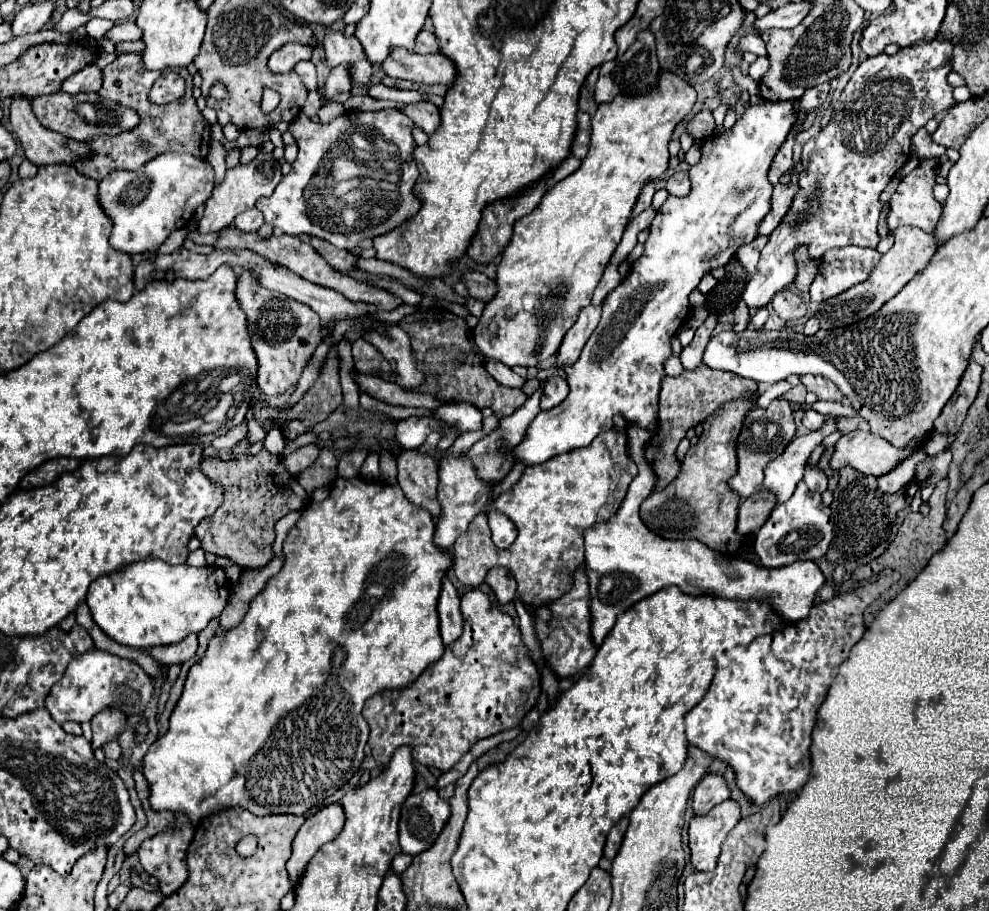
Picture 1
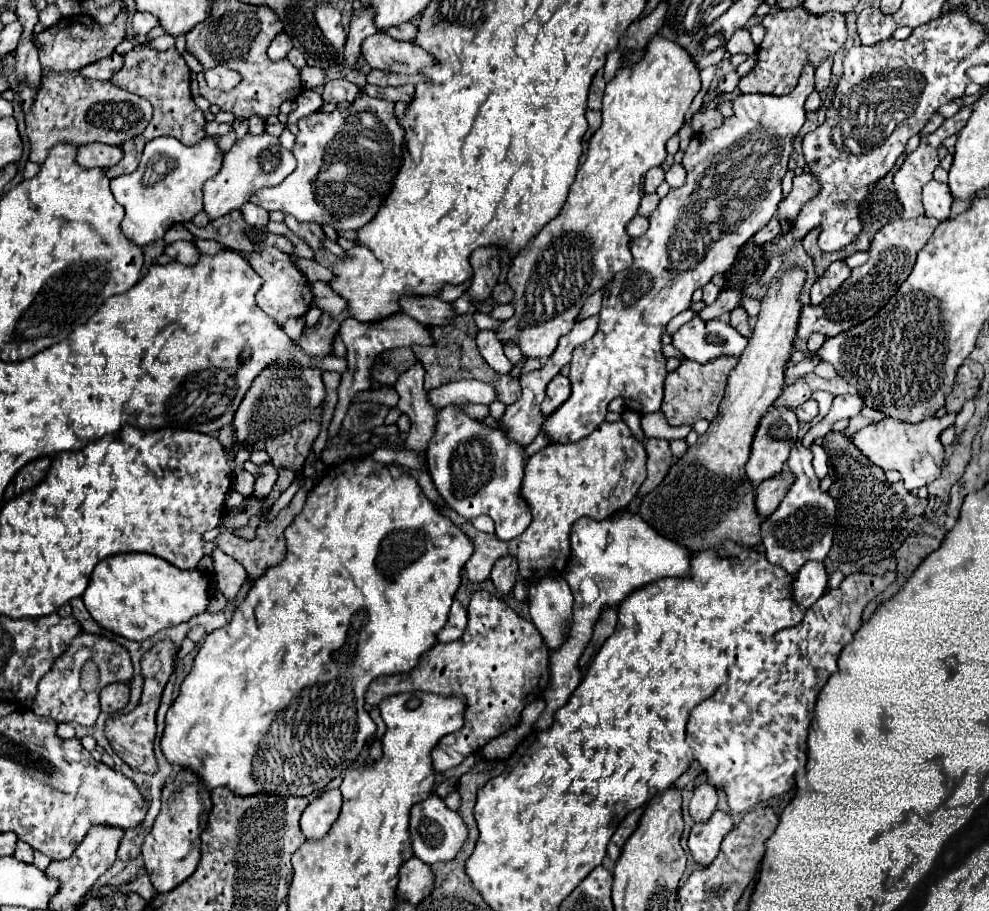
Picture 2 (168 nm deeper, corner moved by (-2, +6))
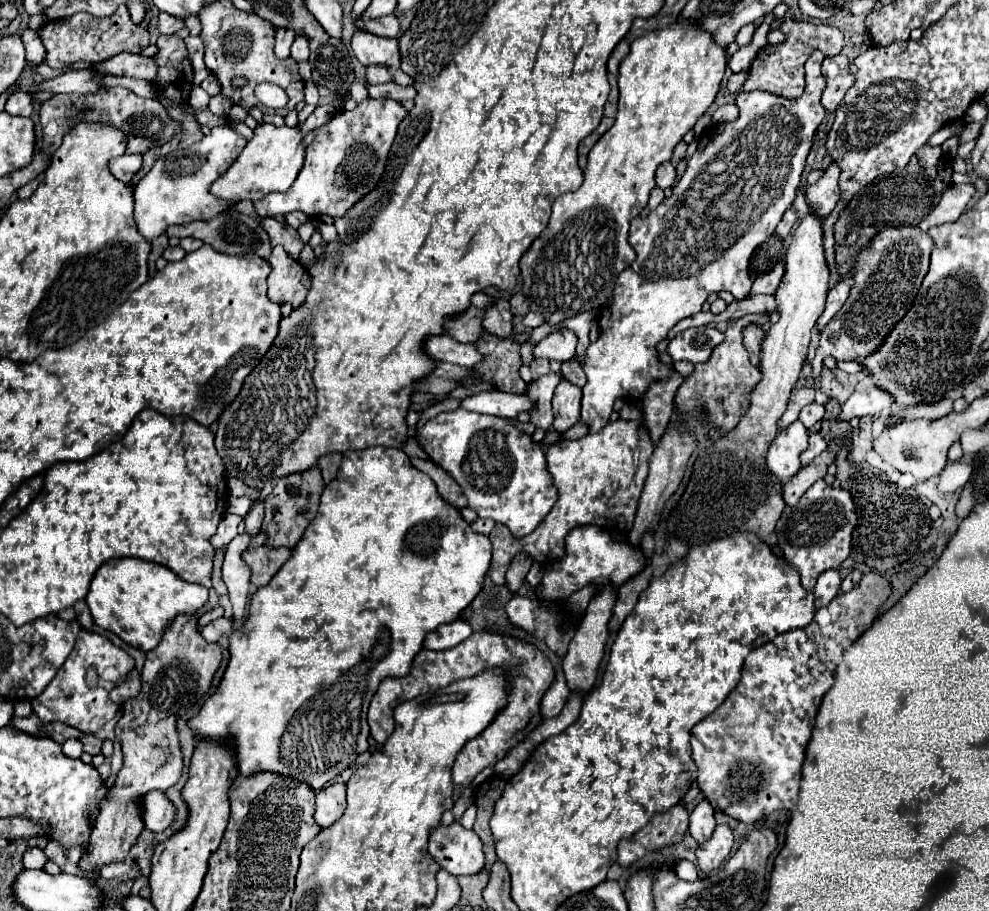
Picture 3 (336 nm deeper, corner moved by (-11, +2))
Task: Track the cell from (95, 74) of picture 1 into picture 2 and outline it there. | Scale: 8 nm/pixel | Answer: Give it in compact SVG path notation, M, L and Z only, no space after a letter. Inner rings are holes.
M112 54L104 60L98 60L96 64L88 64L80 72L84 72L84 76L94 78L94 80L110 80L122 66L124 66L124 58L120 54Z

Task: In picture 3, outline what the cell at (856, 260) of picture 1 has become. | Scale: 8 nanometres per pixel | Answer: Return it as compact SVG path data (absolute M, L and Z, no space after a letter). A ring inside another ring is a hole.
M845 278L845 280L837 282L837 284L829 290L827 302L825 302L825 310L823 310L823 314L819 316L819 320L817 320L817 328L819 328L819 330L821 330L821 328L837 314L837 310L845 304L851 286L853 286L853 278Z

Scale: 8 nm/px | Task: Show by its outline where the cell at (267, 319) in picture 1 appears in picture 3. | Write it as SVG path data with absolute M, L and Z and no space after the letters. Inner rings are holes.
M281 246L273 248L269 264L271 264L271 274L267 278L269 300L299 308L305 302L305 296L311 288L309 272L297 260L293 260Z

